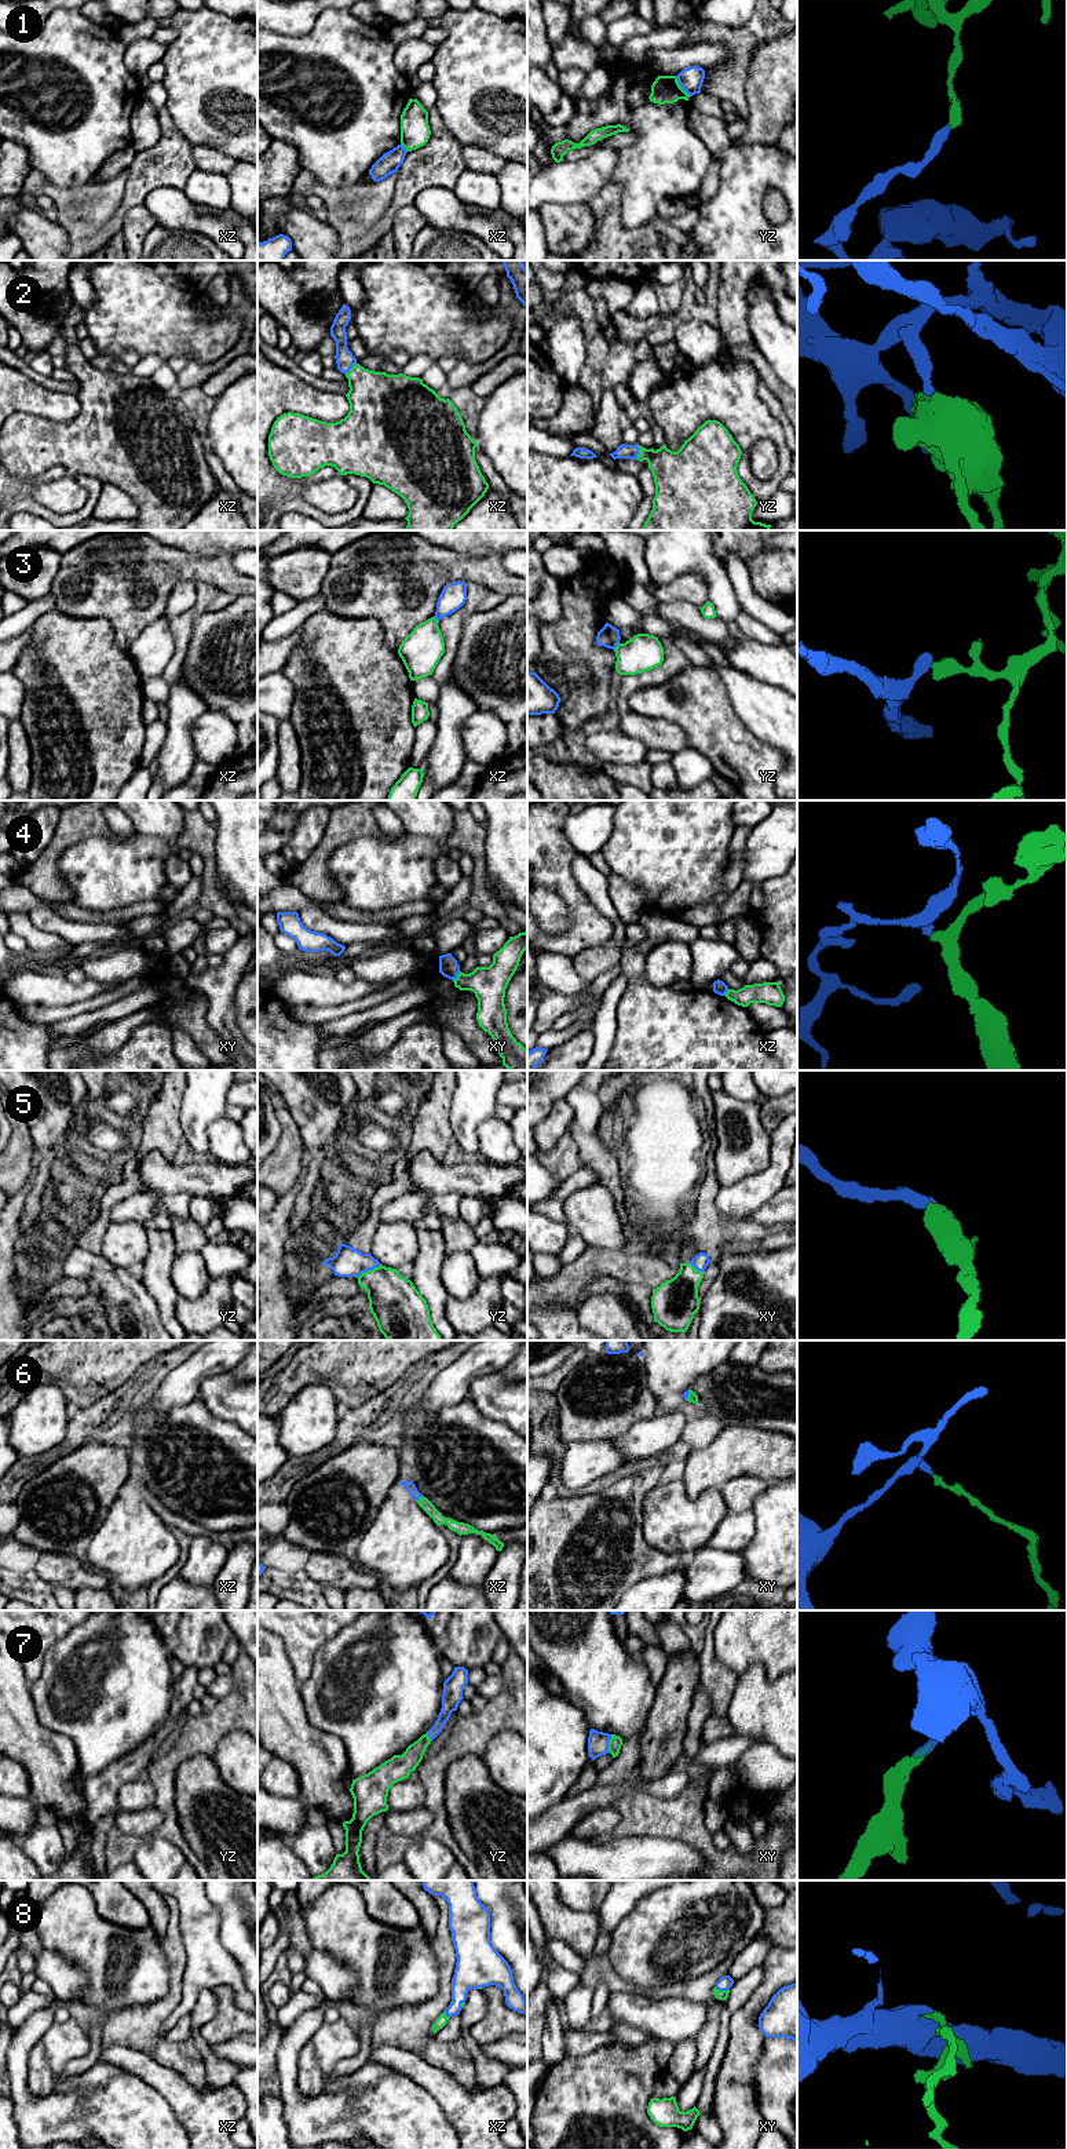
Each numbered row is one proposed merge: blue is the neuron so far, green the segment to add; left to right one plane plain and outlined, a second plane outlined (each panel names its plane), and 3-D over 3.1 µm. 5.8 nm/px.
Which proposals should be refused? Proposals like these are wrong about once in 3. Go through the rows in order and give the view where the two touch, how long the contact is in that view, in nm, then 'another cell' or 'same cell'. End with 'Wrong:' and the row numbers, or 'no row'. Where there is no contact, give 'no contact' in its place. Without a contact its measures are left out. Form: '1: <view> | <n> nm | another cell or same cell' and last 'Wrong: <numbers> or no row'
1: yz | 150 nm | another cell
2: yz | 90 nm | same cell
3: yz | 60 nm | another cell
4: xy | 80 nm | another cell
5: yz | 170 nm | same cell
6: xz | 50 nm | same cell
7: xy | 110 nm | same cell
8: xy | 90 nm | same cell
Wrong: 1, 3, 4

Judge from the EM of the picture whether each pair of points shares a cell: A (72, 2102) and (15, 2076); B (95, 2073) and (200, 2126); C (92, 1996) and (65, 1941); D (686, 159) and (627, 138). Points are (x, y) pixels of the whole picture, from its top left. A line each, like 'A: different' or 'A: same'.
A: same
B: different
C: same
D: different

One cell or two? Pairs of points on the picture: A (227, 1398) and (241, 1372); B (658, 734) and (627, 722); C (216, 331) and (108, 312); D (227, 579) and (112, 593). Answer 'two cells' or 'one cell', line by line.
A: two cells
B: one cell
C: one cell
D: one cell

